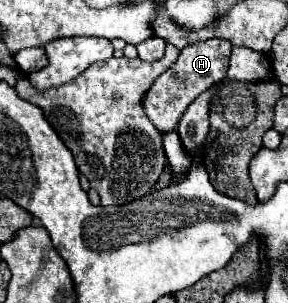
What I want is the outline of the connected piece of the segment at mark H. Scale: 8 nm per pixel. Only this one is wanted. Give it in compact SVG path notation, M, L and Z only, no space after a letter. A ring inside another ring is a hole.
M212 38L212 40L206 40L206 42L194 42L186 48L182 48L174 66L170 66L170 70L166 70L162 76L158 76L154 80L154 84L146 92L144 110L146 110L146 116L150 118L150 122L158 128L160 134L168 134L170 130L176 130L176 126L178 126L182 114L186 112L186 108L204 90L208 90L212 84L224 80L231 52L232 44L226 42L226 40Z

